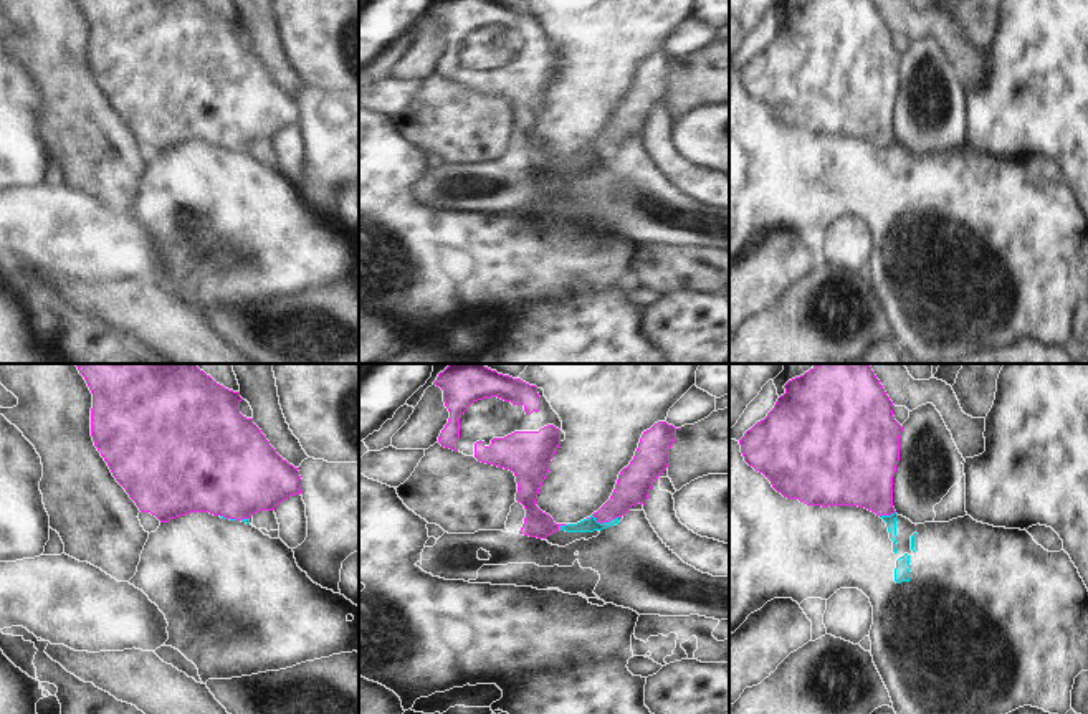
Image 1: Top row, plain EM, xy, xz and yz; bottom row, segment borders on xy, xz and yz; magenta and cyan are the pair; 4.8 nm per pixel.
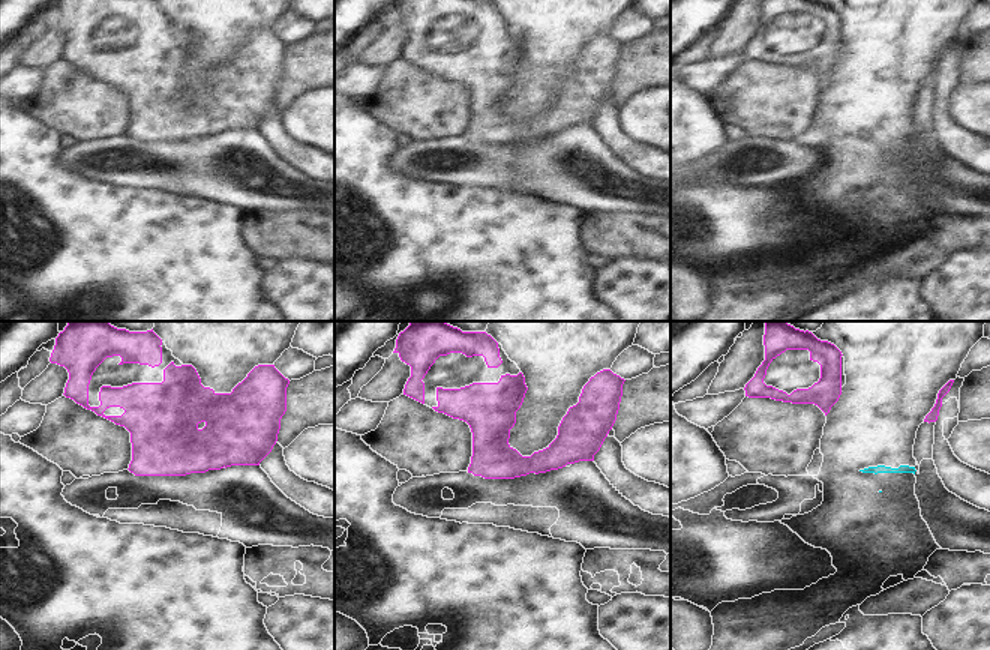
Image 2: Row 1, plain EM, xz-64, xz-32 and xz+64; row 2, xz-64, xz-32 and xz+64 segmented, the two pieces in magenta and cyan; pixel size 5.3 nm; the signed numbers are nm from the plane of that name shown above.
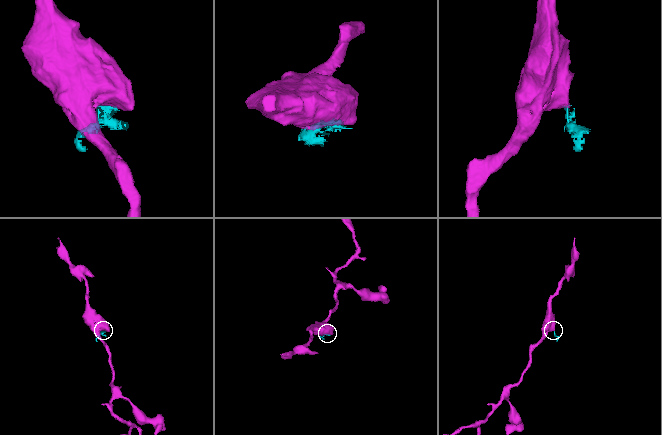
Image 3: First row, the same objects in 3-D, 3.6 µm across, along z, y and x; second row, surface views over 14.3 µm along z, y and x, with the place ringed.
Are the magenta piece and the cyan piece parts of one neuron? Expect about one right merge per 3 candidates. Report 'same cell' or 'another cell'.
another cell

